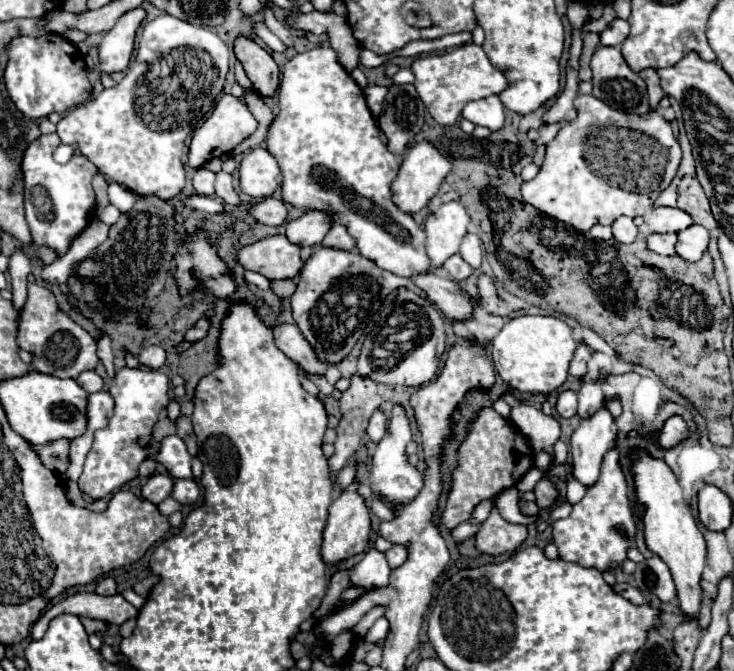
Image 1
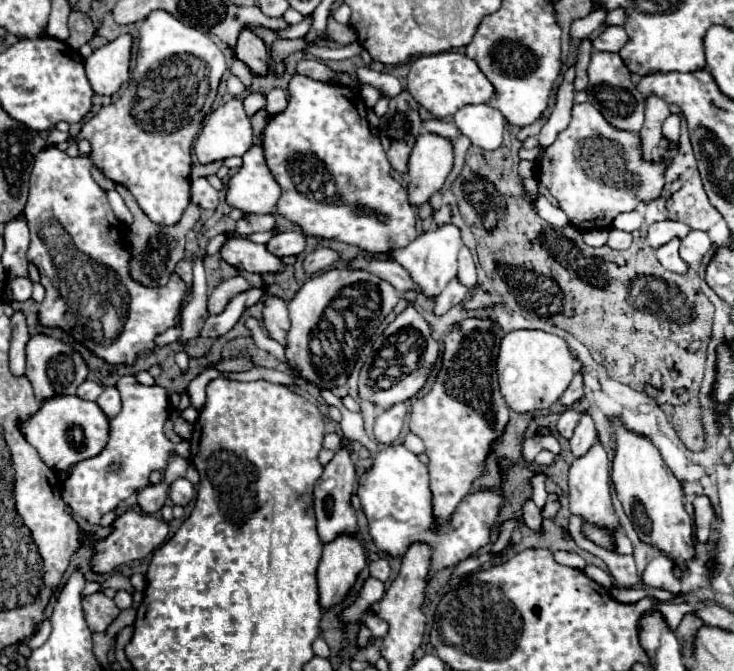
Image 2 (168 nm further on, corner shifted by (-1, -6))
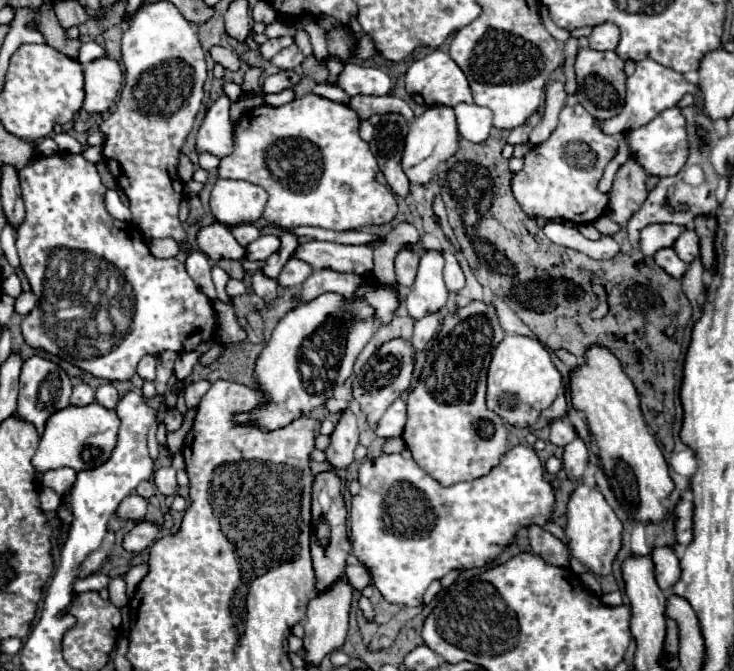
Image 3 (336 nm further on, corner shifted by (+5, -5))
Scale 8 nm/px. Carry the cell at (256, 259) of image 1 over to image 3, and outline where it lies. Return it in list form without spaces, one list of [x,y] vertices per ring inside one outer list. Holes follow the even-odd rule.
[[[216,222],[212,226],[206,226],[198,232],[198,246],[200,250],[214,262],[228,258],[228,260],[244,260],[246,258],[246,248],[240,246],[230,228]]]

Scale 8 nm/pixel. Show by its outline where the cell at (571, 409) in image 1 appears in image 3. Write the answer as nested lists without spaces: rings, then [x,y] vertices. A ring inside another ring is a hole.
[[[554,420],[550,424],[550,442],[556,446],[566,446],[576,438],[576,428],[568,420]]]

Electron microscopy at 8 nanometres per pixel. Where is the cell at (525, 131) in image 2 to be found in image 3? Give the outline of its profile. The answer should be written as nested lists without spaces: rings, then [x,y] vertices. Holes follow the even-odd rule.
[[[524,124],[524,126],[518,126],[518,128],[514,128],[512,132],[510,132],[510,136],[508,136],[508,144],[520,144],[520,142],[526,142],[528,140],[528,134],[530,134],[530,126],[528,124]]]

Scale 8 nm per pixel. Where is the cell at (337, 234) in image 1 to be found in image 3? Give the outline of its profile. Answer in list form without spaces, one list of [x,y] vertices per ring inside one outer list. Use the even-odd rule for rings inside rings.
[[[290,258],[278,276],[278,284],[300,286],[304,282],[304,278],[308,278],[308,274],[312,274],[312,270],[314,268],[308,266],[308,262],[300,262],[298,258]]]

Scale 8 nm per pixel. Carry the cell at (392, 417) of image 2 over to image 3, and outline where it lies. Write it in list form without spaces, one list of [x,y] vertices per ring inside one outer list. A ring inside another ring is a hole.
[[[396,400],[386,414],[380,418],[378,426],[376,426],[376,436],[380,438],[394,438],[400,436],[406,424],[406,404],[402,400]]]

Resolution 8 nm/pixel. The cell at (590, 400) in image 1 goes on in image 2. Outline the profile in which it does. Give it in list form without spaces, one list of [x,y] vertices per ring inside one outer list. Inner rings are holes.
[[[588,413],[582,415],[582,421],[580,425],[576,427],[572,439],[570,439],[570,451],[574,457],[582,457],[588,453],[588,449],[596,443],[596,429],[594,429],[594,423],[590,419]]]

